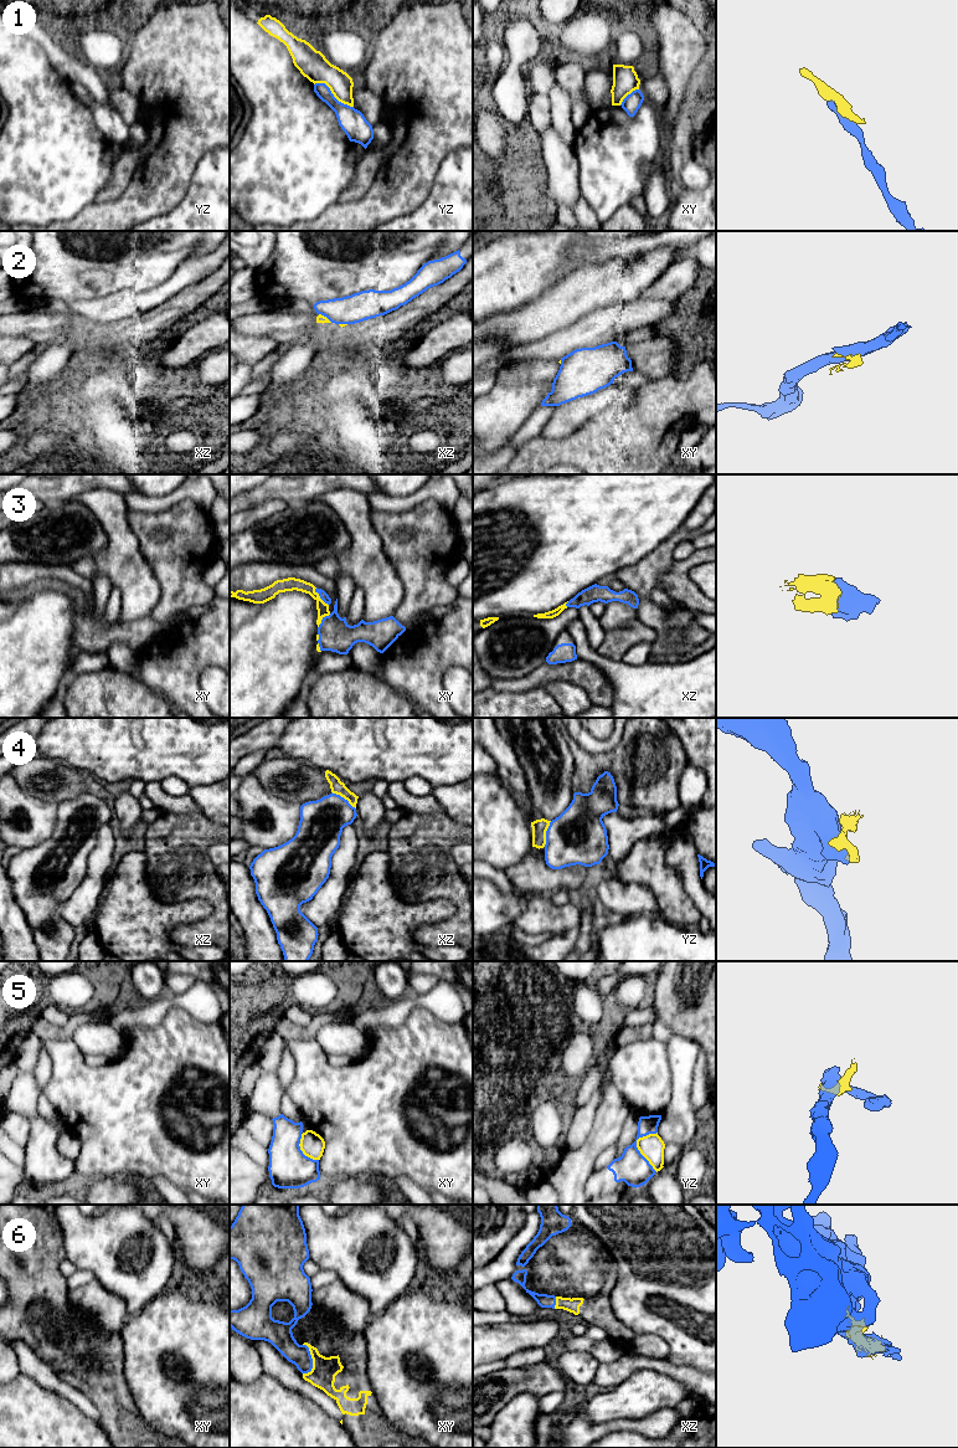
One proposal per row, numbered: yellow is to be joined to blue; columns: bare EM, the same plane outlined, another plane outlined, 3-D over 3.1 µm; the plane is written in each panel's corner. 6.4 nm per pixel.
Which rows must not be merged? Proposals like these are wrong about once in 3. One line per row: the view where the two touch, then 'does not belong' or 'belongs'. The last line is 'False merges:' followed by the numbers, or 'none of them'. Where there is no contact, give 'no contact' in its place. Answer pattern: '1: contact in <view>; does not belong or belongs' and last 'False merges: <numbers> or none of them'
1: contact in yz; does not belong
2: contact in xz; does not belong
3: contact in xy; belongs
4: contact in xz; does not belong
5: contact in yz; does not belong
6: contact in xy; belongs
False merges: 1, 2, 4, 5

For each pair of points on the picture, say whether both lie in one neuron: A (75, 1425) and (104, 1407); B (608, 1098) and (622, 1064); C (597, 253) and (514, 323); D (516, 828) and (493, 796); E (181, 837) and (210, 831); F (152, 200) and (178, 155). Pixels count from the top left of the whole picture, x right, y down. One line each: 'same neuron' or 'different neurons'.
A: different neurons
B: different neurons
C: different neurons
D: same neuron
E: same neuron
F: same neuron

